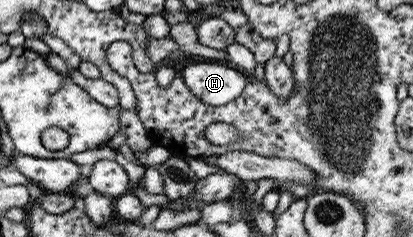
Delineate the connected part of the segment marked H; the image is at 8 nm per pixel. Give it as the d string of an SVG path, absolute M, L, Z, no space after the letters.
M204 61L189 62L181 70L185 87L207 106L223 106L239 96L249 80L230 64Z

